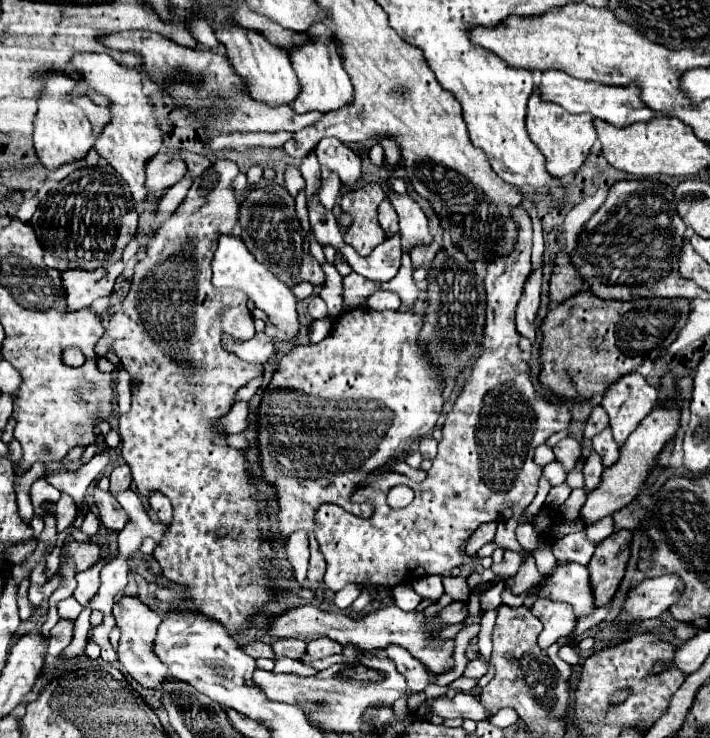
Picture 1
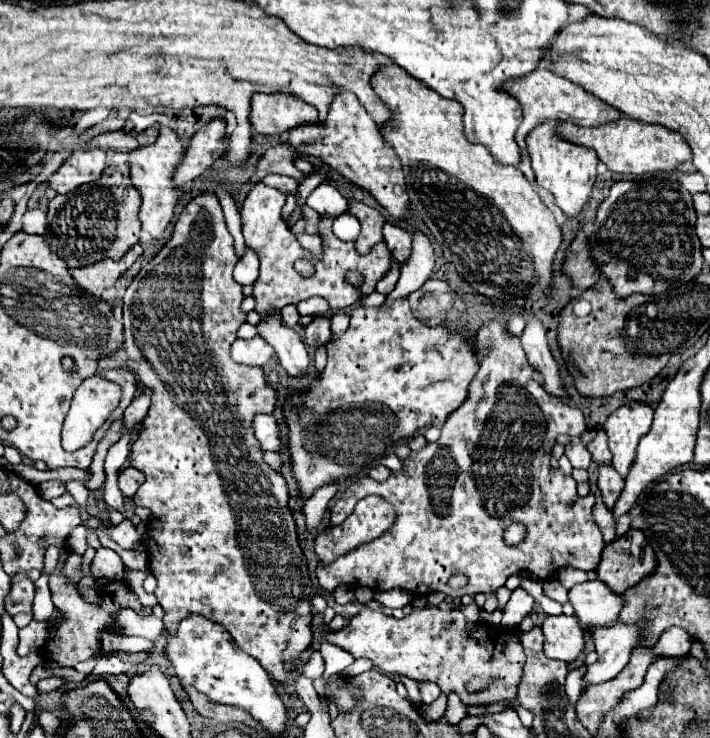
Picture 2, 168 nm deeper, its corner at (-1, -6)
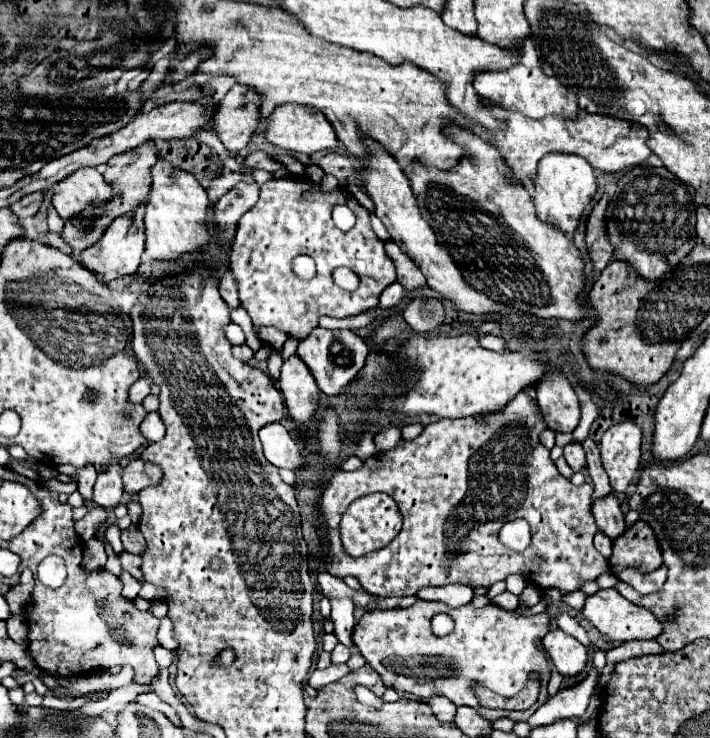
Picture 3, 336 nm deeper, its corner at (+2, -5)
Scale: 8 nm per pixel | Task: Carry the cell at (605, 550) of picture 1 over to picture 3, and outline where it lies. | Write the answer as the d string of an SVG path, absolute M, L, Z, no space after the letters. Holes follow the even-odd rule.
M637 520L625 534L613 540L613 554L609 558L609 568L613 574L625 568L637 568L647 574L661 568L661 564L661 550L657 548L653 530L643 520Z

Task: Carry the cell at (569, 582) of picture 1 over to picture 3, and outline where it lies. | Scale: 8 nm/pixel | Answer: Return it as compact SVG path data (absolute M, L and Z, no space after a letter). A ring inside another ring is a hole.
M615 586L607 588L607 590L597 590L595 594L587 596L581 614L601 634L609 636L611 640L623 640L623 642L627 642L627 640L651 640L653 636L657 636L657 632L661 632L659 620L655 622L655 616L647 608L641 608L641 606L629 602L627 598L623 598Z

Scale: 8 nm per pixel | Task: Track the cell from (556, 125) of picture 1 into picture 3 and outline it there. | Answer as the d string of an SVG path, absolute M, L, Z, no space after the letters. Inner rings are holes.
M551 152L541 158L537 164L537 174L535 174L535 208L537 216L545 222L557 224L563 232L575 232L579 218L585 210L585 206L593 200L597 190L595 174L591 164L577 154L561 154L561 152Z

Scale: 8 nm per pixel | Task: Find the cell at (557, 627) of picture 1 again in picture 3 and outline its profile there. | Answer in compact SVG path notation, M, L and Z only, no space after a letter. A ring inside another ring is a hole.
M551 628L543 638L543 646L563 676L575 676L585 668L587 646L583 646L577 638L565 634L561 628Z

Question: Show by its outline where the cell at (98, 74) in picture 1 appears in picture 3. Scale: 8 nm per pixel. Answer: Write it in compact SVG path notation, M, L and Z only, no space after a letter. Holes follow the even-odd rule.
M159 156L151 172L151 198L145 204L145 252L149 258L169 260L183 252L195 252L209 242L205 226L205 210L209 198L205 188L195 180L195 176L183 168L171 168L165 172L163 164L167 160Z

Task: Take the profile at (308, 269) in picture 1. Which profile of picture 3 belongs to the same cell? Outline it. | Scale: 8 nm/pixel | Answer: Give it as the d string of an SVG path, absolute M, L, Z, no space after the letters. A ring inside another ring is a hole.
M285 176L281 180L269 180L261 186L257 204L251 210L247 210L237 224L233 250L231 250L231 270L239 284L241 306L249 312L253 324L255 326L275 326L287 334L297 336L299 340L305 338L319 324L319 316L323 314L333 316L333 318L345 318L345 316L361 314L361 312L375 308L379 304L379 294L383 292L383 288L395 282L393 262L385 254L383 242L371 230L369 212L345 188L337 188L329 194L321 194L317 186L309 182L305 176ZM335 204L351 206L351 210L355 212L357 224L349 232L341 232L333 224L331 206ZM299 254L309 254L317 264L317 276L309 282L303 282L293 274L291 260L293 256L299 256ZM337 266L347 266L361 276L359 290L347 292L335 286L331 274Z

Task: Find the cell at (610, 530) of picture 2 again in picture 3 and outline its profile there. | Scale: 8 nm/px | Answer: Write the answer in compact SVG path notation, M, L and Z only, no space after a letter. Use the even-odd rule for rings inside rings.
M597 532L597 534L595 534L595 548L597 548L605 558L609 558L609 556L611 556L611 540L609 540L609 536Z

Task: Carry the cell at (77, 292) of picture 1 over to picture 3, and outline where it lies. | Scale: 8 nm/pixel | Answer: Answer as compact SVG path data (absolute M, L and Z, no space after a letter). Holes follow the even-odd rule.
M143 206L129 216L119 216L107 228L103 238L79 254L79 262L89 268L101 282L111 282L115 278L135 274L137 266L141 264L141 254L145 250L145 228L143 228Z

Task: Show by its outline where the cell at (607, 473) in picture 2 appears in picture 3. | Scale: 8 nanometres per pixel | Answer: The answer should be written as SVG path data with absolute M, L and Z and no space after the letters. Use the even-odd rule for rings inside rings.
M615 492L599 498L593 502L593 516L597 520L597 528L605 532L611 540L621 536L625 532L625 522L623 522L623 512L621 504Z

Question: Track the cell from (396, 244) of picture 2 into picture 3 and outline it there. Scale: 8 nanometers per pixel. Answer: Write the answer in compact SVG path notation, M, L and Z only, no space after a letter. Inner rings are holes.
M392 240L385 242L384 247L387 255L395 262L397 282L405 290L413 290L413 288L425 286L425 276L417 268L415 260L411 260Z

